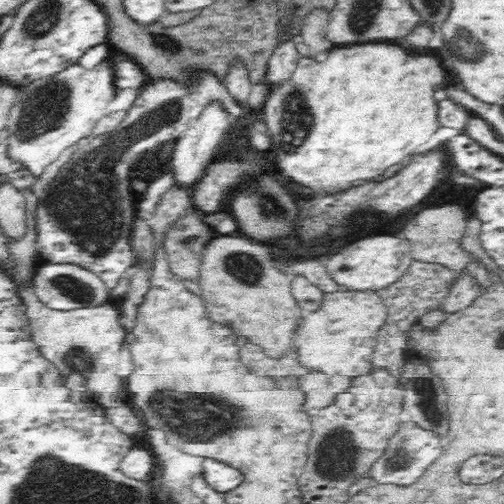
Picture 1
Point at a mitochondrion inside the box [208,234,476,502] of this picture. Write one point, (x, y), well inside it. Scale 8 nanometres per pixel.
(337, 452)

